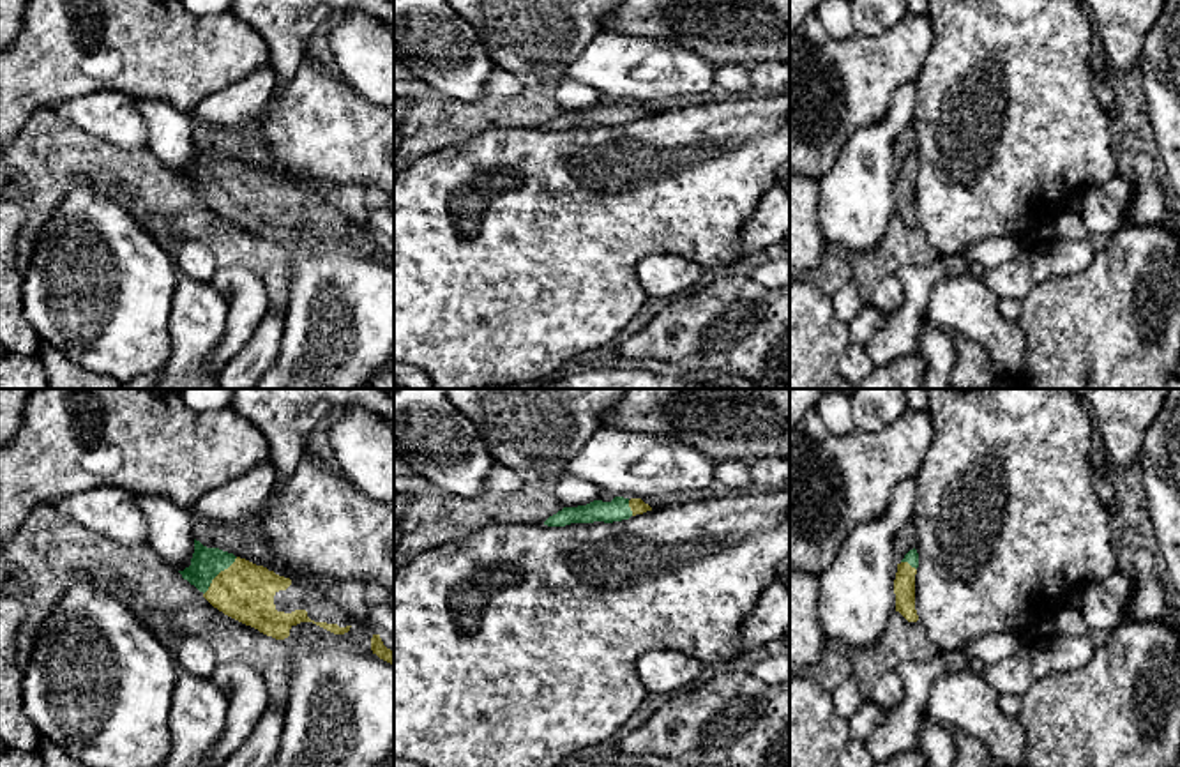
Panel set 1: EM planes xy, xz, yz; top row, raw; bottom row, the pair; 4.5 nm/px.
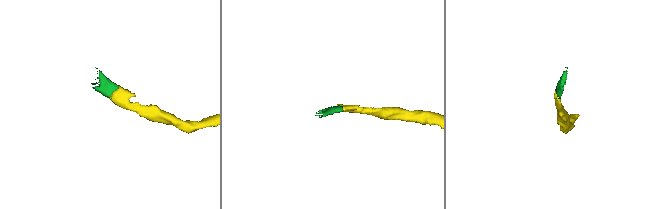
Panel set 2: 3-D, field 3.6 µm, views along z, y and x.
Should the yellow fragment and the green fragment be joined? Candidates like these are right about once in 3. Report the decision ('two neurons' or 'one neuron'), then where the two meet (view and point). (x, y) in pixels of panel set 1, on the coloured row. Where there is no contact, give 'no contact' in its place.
one neuron; meets yellow in xy at (218, 575)

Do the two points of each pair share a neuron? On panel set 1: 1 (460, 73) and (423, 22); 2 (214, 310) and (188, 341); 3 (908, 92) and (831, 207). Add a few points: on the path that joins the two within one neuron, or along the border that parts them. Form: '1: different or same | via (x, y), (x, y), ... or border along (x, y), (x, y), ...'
1: same | via (453, 60), (426, 34)
2: same | via (207, 317), (195, 334)
3: same | via (894, 121), (869, 149), (859, 179)

